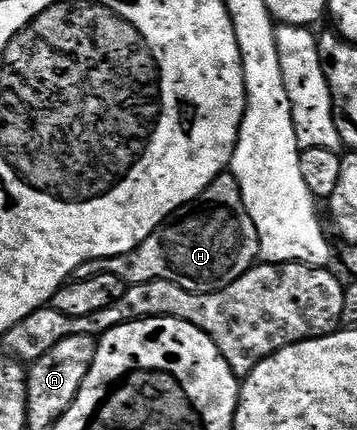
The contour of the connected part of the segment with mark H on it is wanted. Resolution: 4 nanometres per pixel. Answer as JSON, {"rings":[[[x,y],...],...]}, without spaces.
{"rings":[[[223,173],[188,205],[175,215],[169,215],[136,249],[111,259],[93,259],[76,269],[74,279],[96,277],[100,273],[112,273],[127,285],[144,281],[172,281],[180,289],[188,289],[194,295],[207,295],[232,285],[244,272],[259,262],[258,234],[248,209],[244,209],[244,197],[240,197],[240,185],[233,173]]]}

